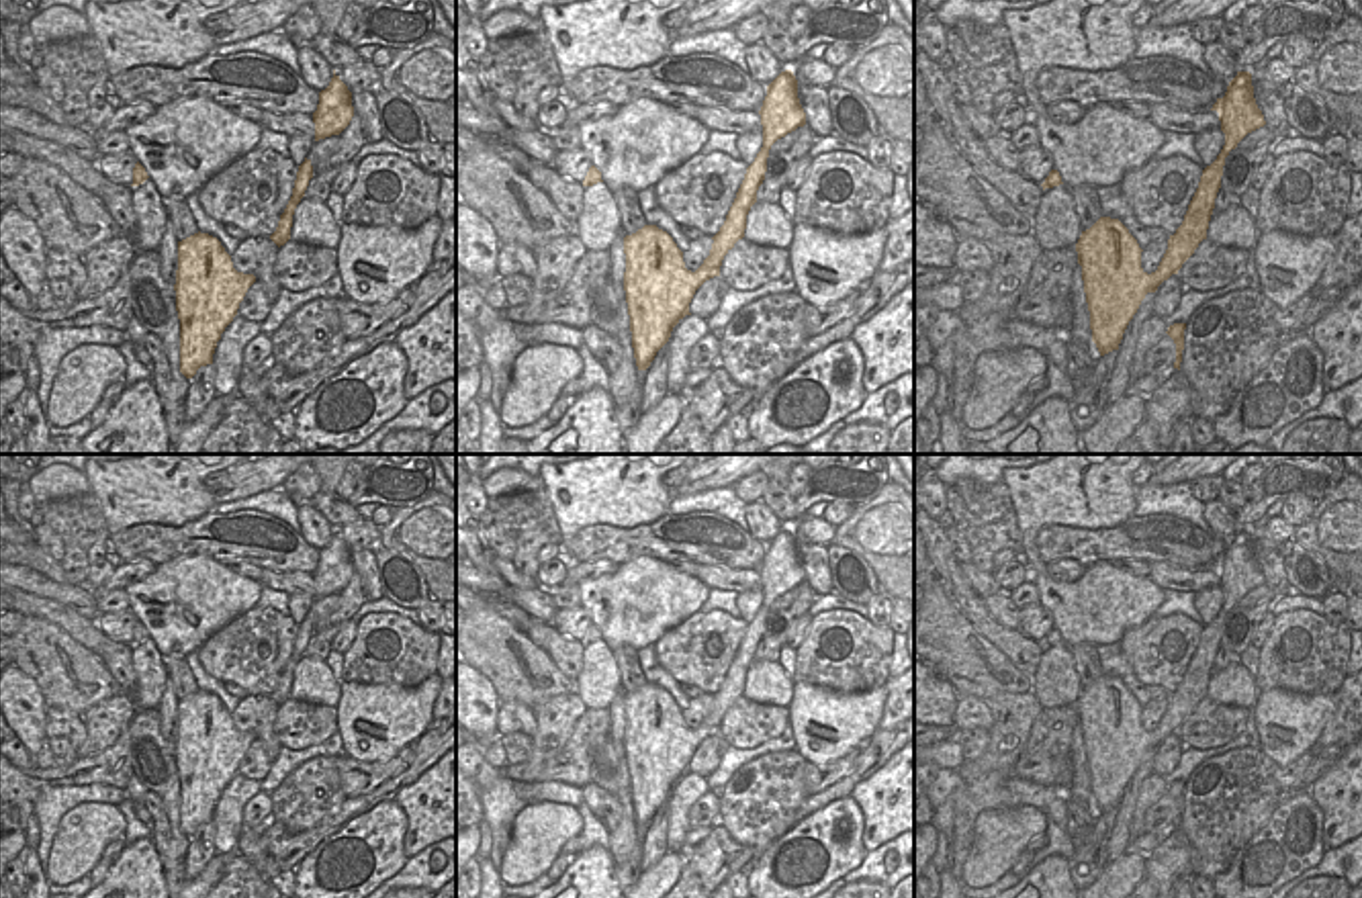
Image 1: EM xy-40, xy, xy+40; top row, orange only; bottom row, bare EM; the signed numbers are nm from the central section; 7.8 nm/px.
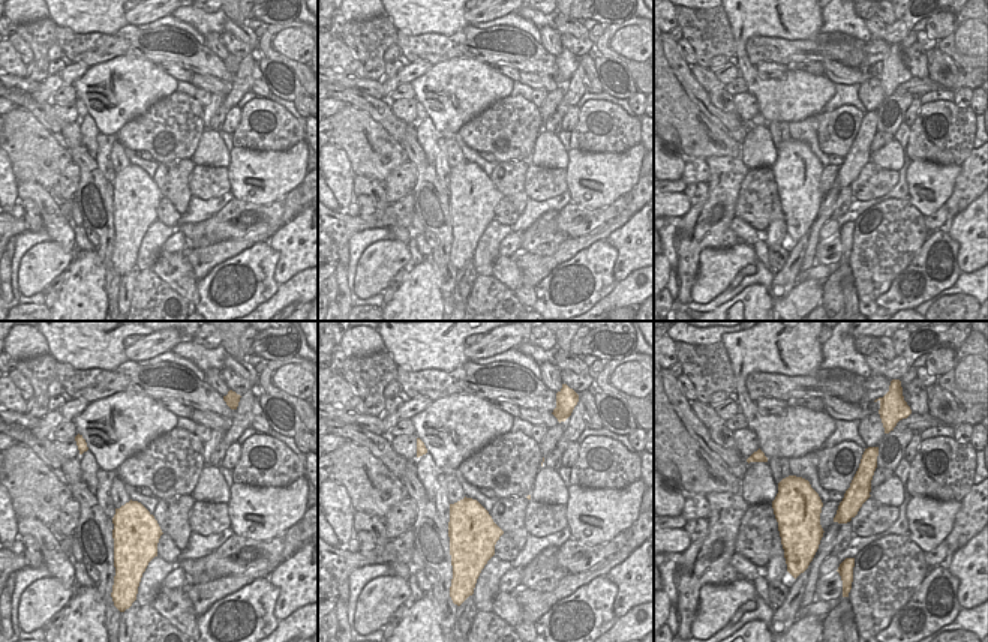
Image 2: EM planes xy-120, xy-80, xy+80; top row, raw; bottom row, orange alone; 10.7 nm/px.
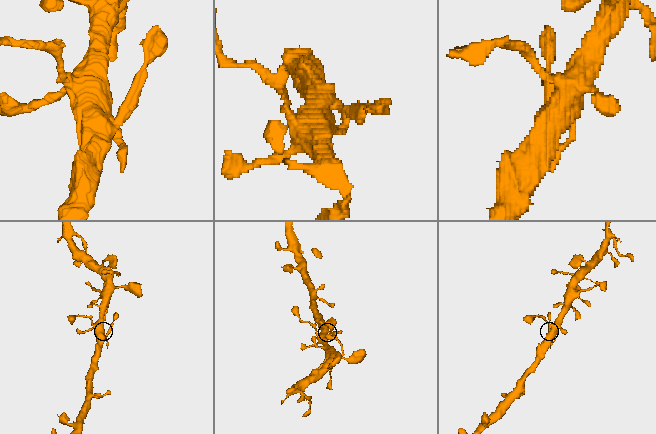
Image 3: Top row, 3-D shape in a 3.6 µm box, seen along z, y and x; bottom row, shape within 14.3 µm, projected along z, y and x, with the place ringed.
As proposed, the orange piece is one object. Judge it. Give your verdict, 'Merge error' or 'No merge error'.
No merge error.

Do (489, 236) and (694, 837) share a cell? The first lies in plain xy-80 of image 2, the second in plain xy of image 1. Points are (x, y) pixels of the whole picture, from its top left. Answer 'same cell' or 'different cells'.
different cells

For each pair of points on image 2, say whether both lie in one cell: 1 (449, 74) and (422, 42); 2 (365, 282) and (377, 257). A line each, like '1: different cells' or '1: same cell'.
1: different cells
2: same cell

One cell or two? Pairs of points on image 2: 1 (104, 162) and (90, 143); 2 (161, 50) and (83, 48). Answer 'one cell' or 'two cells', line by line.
1: two cells
2: one cell

